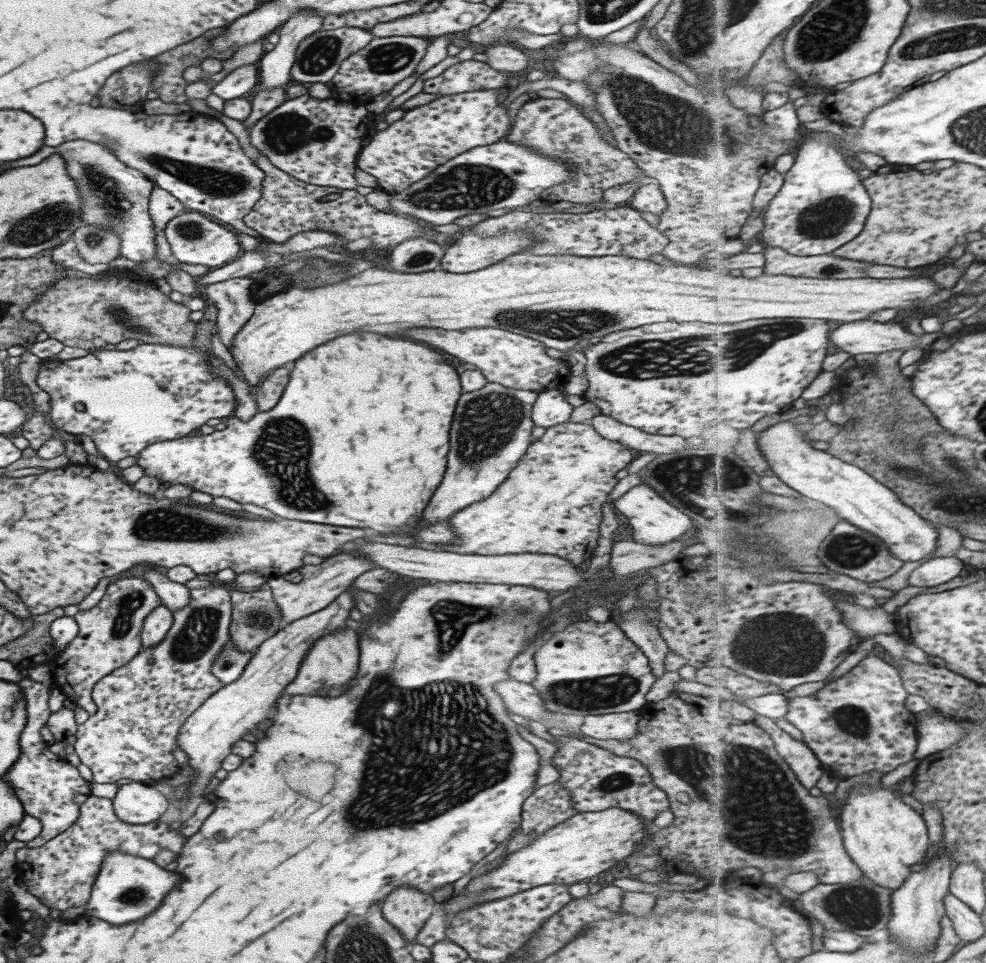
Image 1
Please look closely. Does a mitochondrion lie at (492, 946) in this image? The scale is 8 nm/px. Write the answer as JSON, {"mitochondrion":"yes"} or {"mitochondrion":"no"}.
{"mitochondrion":"no"}

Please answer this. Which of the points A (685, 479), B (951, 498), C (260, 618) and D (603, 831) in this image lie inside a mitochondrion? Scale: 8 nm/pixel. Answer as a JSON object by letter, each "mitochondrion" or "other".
{"A":"mitochondrion","B":"mitochondrion","C":"mitochondrion","D":"other"}

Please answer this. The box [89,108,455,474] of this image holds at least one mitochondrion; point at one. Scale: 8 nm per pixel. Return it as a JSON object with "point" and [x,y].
{"point":[215,182]}

